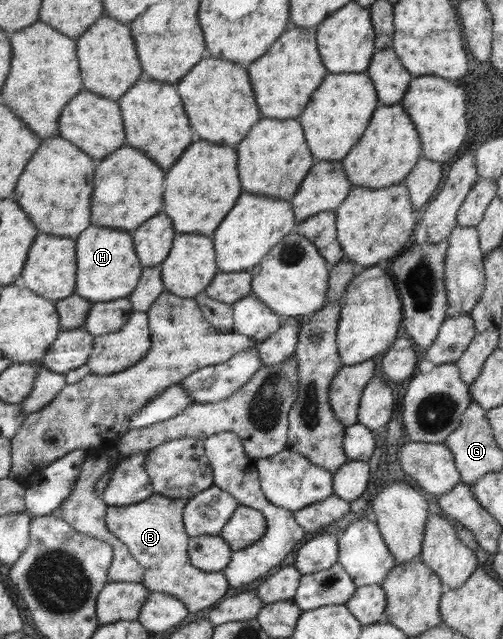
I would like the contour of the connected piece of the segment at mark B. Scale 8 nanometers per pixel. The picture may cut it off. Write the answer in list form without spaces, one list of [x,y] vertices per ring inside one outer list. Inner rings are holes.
[[[153,494],[138,504],[109,506],[106,529],[113,532],[145,567],[146,575],[141,581],[150,592],[167,593],[179,598],[191,613],[203,611],[227,595],[229,580],[225,572],[207,572],[195,566],[189,555],[190,538],[184,523],[184,511],[190,498],[173,499]]]

